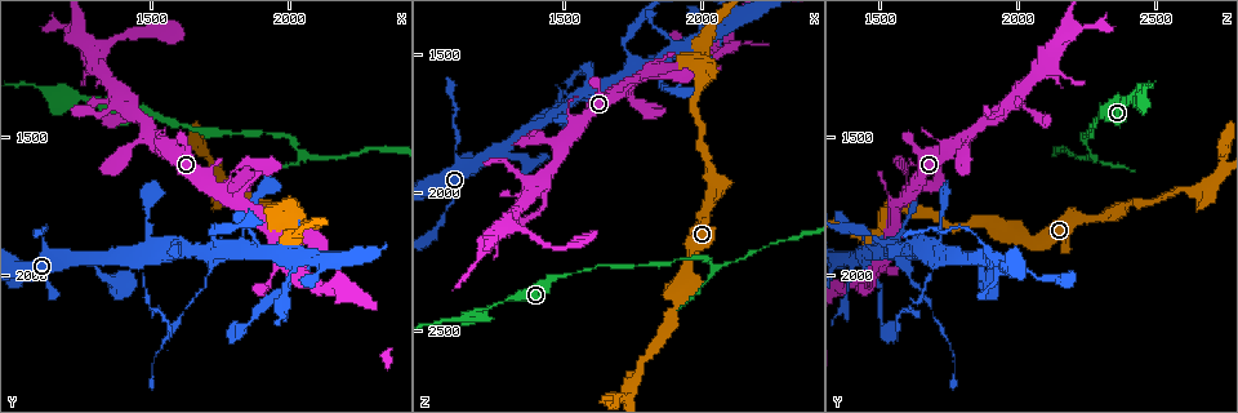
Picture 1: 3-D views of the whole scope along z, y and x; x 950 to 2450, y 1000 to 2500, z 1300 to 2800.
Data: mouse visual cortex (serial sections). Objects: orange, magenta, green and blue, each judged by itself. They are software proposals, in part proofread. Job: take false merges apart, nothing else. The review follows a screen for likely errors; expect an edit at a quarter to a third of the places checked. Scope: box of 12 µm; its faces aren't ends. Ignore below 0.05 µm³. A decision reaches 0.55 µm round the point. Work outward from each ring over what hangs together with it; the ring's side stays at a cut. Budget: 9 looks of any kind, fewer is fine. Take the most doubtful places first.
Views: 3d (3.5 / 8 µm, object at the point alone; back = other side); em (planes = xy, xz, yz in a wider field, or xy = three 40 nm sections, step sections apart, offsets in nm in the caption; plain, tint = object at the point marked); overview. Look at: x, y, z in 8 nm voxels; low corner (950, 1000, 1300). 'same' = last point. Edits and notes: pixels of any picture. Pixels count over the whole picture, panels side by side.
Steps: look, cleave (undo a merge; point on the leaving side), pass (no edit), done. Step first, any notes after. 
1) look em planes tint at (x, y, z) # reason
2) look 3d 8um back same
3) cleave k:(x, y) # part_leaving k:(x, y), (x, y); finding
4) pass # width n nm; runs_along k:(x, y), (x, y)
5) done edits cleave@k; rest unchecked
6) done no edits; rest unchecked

look 3d 3.5um at (2060, 1570, 2270) # abrupt turn

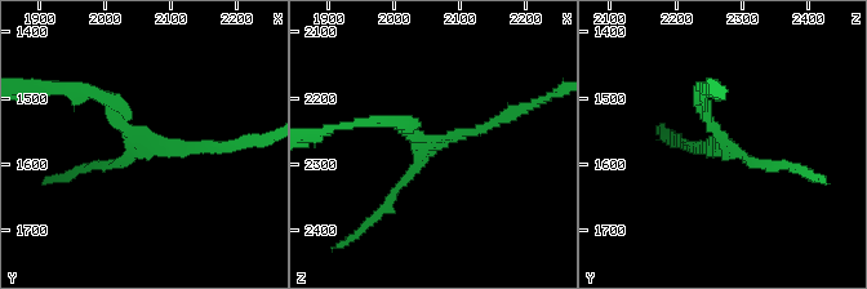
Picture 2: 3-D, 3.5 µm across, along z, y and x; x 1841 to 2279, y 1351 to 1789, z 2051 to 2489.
look em xy step 1 tint at (2060, 1570, 2275)

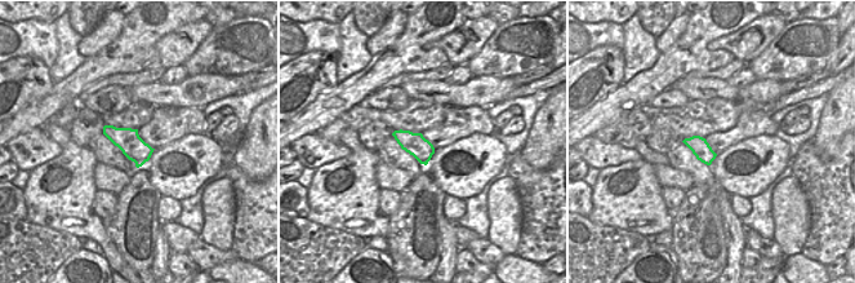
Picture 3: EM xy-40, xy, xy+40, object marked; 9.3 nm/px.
pass # width 220 nm; runs_along 2:(87, 90), (142, 146), (225, 146); all the same cell

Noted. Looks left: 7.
look 3d 3.5um at (1460, 1920, 1720) # looks like a crossing

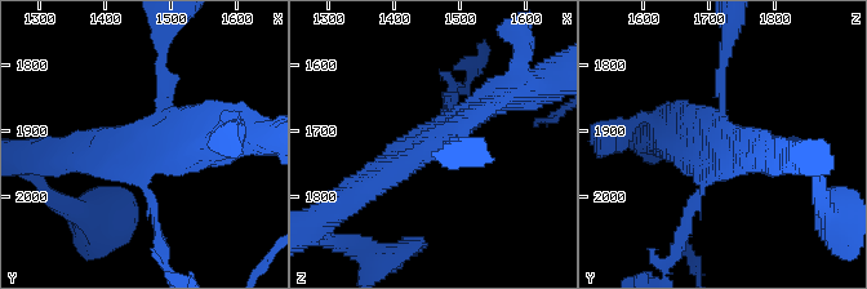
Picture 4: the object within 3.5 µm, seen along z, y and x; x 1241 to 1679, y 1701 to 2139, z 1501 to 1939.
look em xy step 2 tint at (1455, 1925, 1715) # now the EM

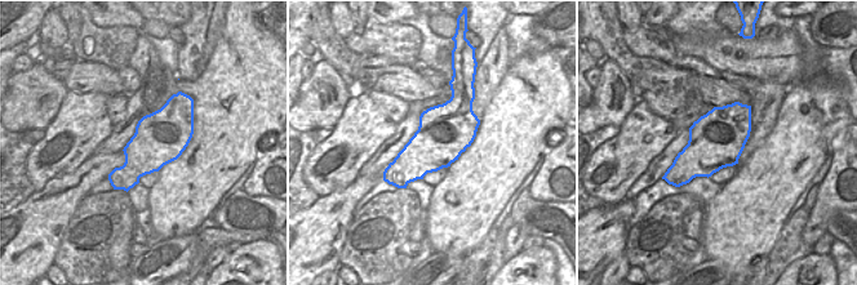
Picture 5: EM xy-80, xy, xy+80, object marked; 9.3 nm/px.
cleave 4:(683, 232) # two cells meet here

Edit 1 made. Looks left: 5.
look 3d 3.5um at (1750, 1890, 1550) # small branch off a trunk

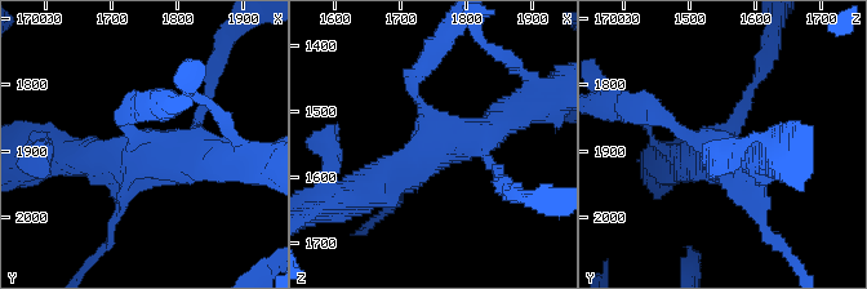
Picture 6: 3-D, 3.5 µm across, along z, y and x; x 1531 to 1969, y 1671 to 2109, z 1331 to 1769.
pass # runs_along 6:(359, 192), (512, 112); all the same cell

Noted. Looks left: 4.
look 3d 3.5um at (1100, 1860, 1870) # sudden change in width

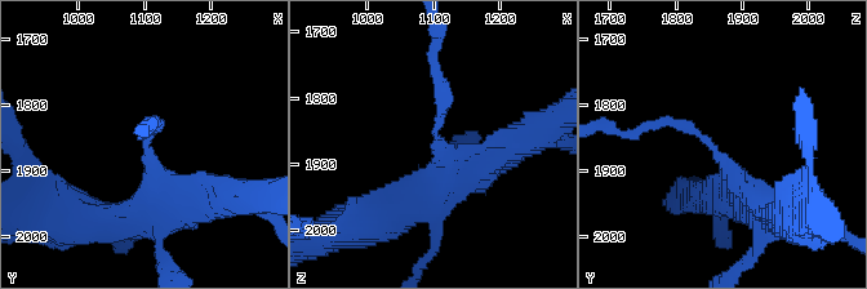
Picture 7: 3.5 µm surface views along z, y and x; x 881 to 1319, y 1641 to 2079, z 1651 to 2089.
look em planes plain at (1105, 1865, 1860)

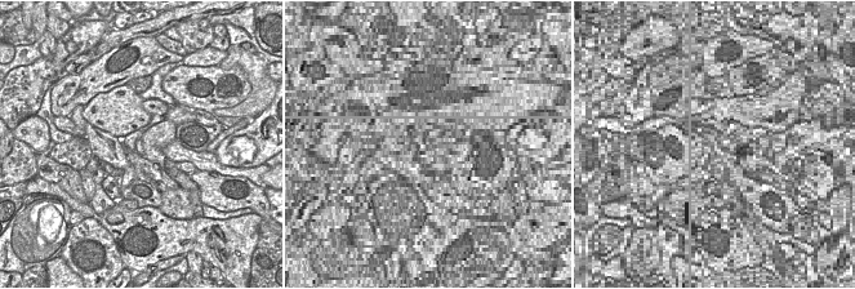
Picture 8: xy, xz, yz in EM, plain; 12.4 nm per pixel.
look em planes tint same

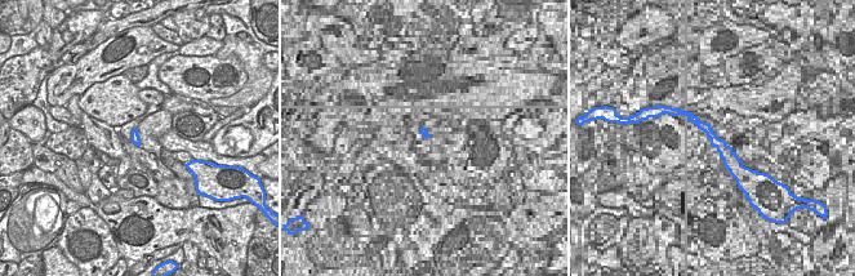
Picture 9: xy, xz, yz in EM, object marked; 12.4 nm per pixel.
cleave 7:(447, 102) # part_leaving 7:(435, 133), (443, 110), (435, 34); a second cell is stuck on

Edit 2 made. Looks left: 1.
done edits cleave@4, cleave@7; rest unchecked

